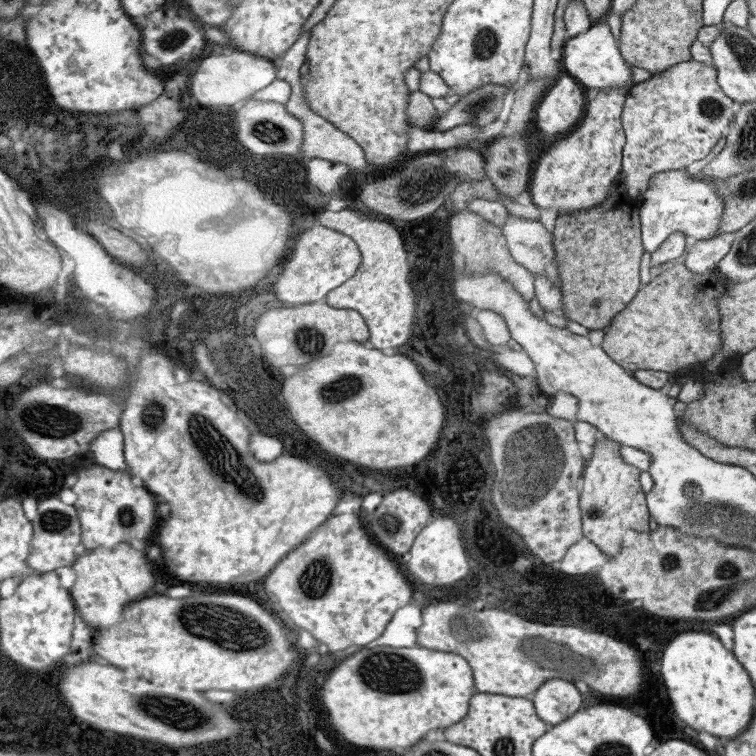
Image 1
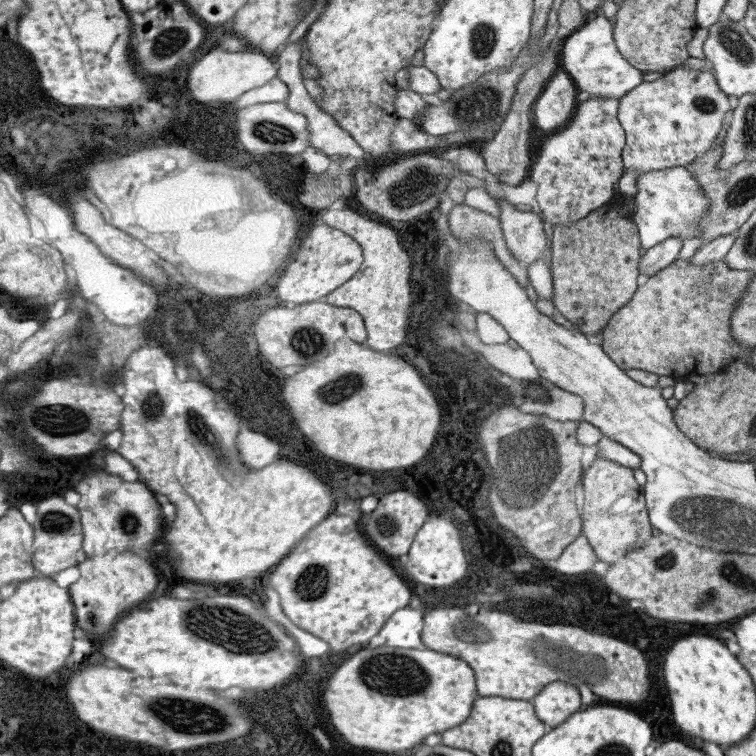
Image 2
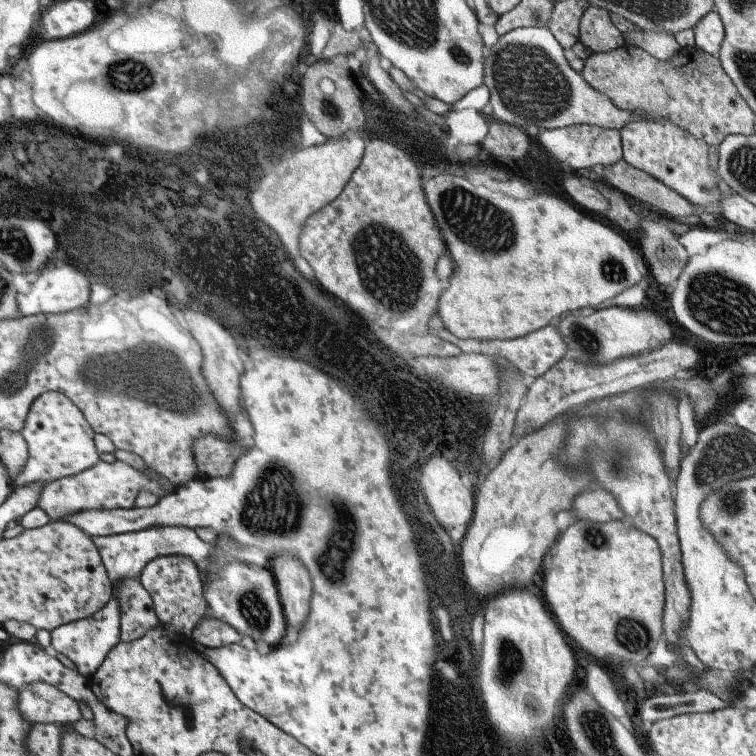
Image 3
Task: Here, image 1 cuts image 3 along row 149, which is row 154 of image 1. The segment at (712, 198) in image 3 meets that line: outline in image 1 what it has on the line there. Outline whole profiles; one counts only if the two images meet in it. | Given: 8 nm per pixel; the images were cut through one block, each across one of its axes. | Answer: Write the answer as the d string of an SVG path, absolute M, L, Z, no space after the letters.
M688 60L670 66L662 73L655 74L648 80L635 83L627 90L623 109L621 109L621 126L624 132L620 172L626 179L627 194L638 197L645 190L647 179L661 171L685 169L688 164L701 160L711 152L711 148L730 126L733 116L733 101L725 96L716 82L717 70L709 64Z

